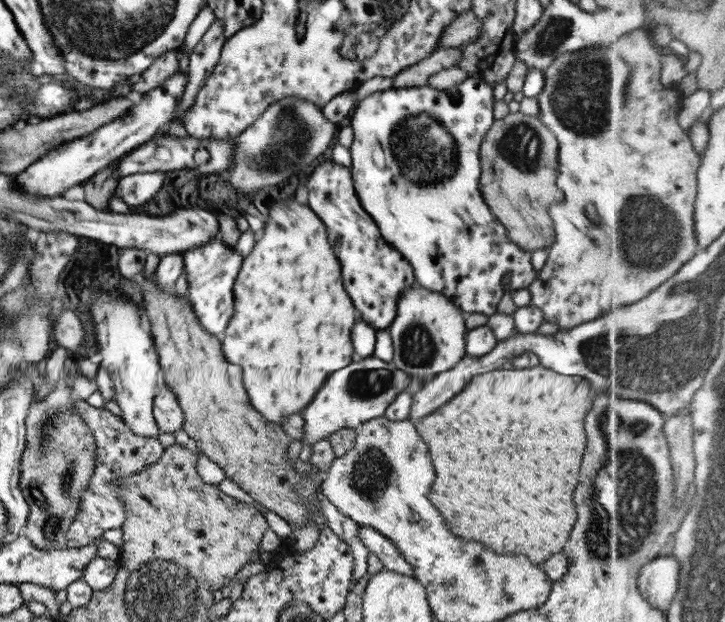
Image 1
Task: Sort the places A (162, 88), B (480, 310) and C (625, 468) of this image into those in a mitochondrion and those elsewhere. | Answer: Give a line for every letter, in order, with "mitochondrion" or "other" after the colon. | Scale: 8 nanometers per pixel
A: other
B: other
C: mitochondrion

